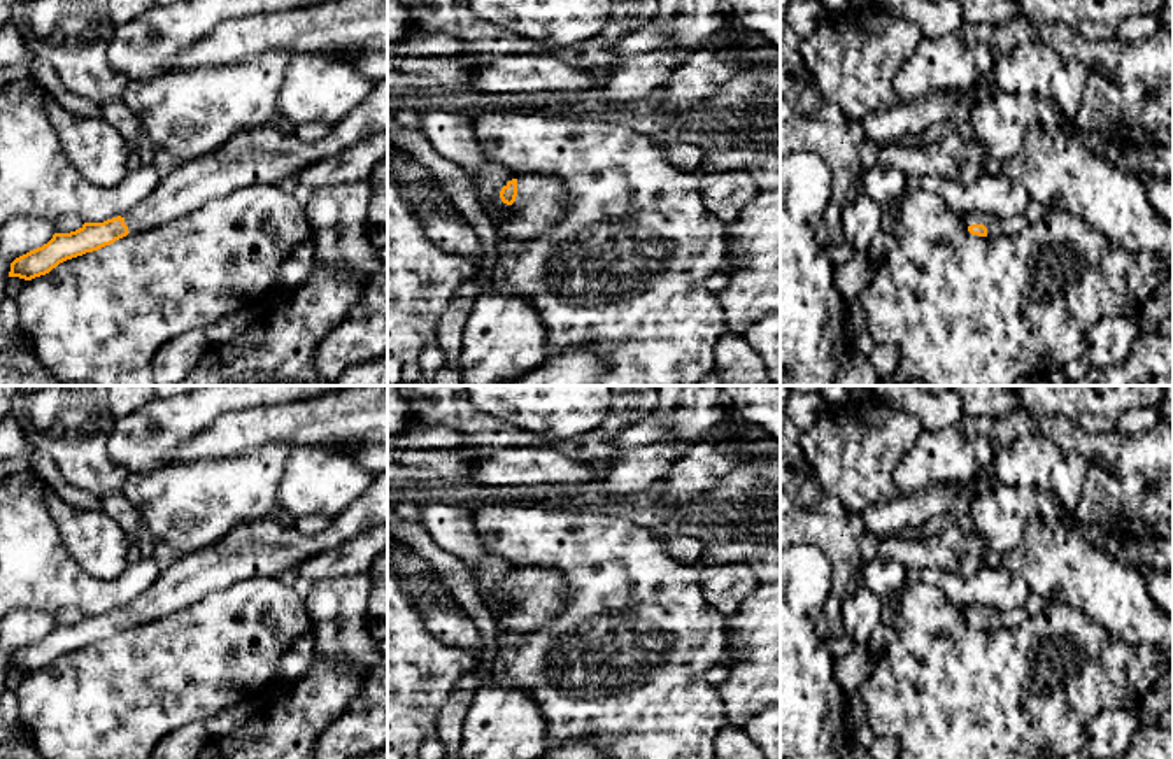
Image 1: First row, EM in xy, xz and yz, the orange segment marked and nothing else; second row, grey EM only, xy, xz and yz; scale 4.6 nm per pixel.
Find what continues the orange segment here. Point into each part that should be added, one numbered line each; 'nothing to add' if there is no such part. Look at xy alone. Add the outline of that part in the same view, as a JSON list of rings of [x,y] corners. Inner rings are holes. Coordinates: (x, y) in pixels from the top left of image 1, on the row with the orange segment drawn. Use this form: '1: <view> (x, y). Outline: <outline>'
1: xy (263, 155). Outline: [[[387,79],[317,142],[284,133],[275,123],[235,133],[217,151],[161,177],[156,189],[124,216],[124,224],[130,233],[163,226],[242,188],[279,184],[377,135],[387,135]]]

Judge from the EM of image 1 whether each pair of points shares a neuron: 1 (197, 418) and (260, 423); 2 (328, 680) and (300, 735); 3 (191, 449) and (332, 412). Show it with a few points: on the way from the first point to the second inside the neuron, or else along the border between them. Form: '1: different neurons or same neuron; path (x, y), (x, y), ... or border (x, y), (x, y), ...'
1: different neurons; border (255, 405), (218, 416), (183, 444)
2: same neuron; path (321, 695), (300, 721)
3: same neuron; path (227, 437), (260, 425), (297, 423)

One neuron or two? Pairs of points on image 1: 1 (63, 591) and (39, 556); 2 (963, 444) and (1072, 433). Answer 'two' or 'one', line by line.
1: one
2: one

